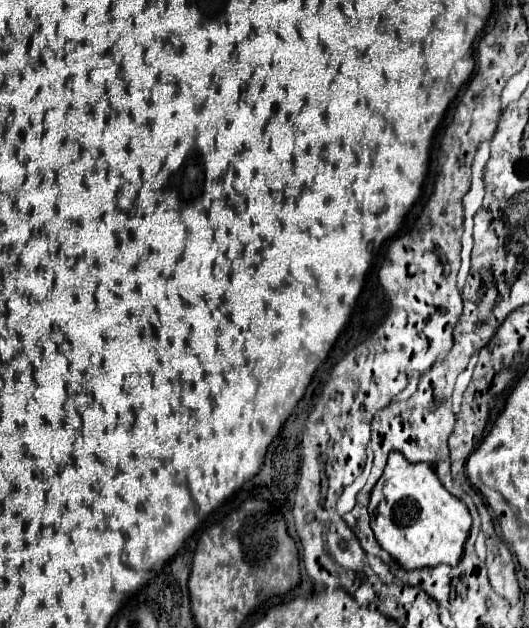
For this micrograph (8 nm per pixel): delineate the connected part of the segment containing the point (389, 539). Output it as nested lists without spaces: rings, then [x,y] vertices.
[[[392,452],[386,464],[384,474],[380,476],[378,484],[372,490],[370,496],[370,524],[374,530],[374,536],[378,544],[404,568],[404,570],[414,570],[414,568],[426,568],[426,566],[456,566],[460,562],[460,556],[464,552],[464,544],[468,540],[470,524],[472,518],[466,510],[466,506],[448,494],[444,486],[440,484],[438,476],[430,466],[426,464],[410,464],[402,454]]]

